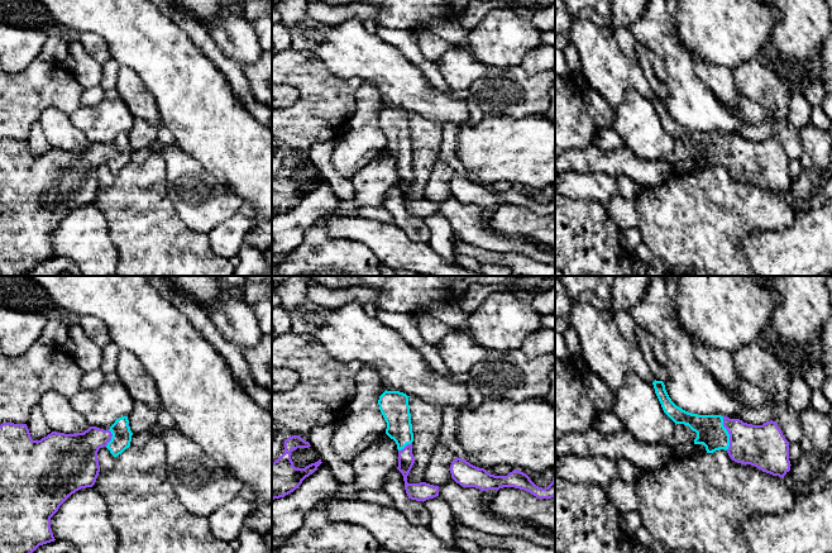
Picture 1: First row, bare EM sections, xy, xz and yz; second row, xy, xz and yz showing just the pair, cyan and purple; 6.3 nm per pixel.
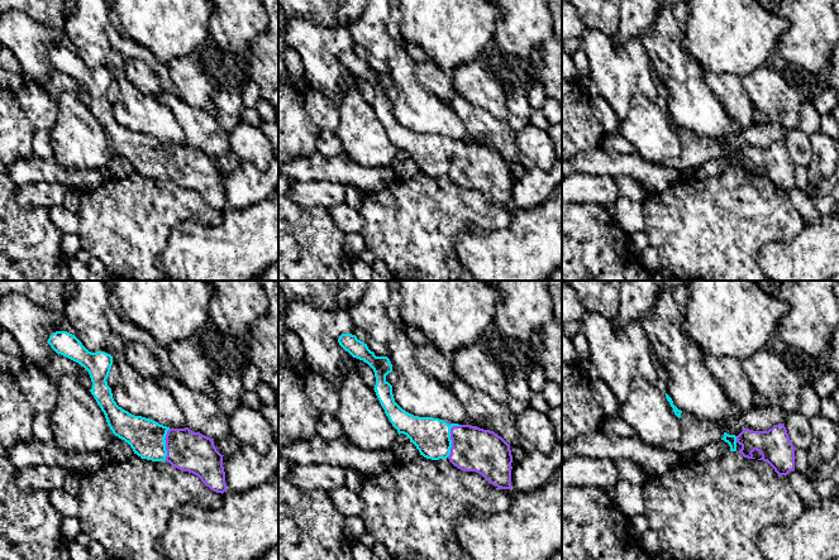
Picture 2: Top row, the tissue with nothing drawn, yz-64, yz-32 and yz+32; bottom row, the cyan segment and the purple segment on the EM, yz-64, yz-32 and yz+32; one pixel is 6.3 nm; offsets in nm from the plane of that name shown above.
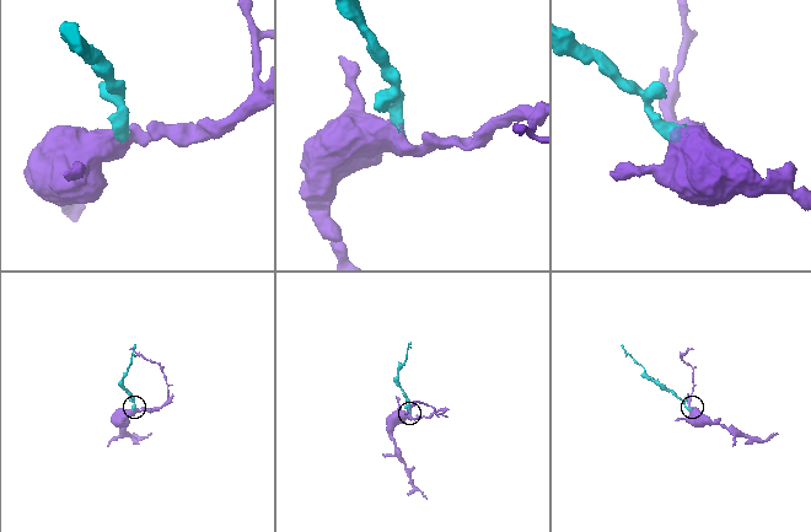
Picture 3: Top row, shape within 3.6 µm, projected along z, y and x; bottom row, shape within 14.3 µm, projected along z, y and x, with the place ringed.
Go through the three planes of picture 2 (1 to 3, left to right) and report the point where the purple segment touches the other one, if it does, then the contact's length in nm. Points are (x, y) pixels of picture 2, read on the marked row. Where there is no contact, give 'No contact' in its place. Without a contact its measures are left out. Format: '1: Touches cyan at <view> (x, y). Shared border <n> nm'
1: Touches cyan at yz-64 (165, 444). Shared border 200 nm
2: Touches cyan at yz-32 (449, 438). Shared border 220 nm
3: Touches cyan at yz+32 (735, 439). Shared border 40 nm

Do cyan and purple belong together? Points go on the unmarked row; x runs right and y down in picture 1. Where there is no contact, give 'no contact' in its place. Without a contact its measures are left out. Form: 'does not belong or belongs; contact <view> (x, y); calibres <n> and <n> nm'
belongs; contact yz (727, 149); calibres 180 and 280 nm

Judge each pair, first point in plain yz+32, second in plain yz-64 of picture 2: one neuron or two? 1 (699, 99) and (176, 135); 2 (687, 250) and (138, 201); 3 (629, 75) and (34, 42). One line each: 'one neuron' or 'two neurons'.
1: one neuron
2: one neuron
3: one neuron

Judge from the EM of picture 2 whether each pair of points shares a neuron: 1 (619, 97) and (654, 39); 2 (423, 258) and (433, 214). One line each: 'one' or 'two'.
1: two
2: one

